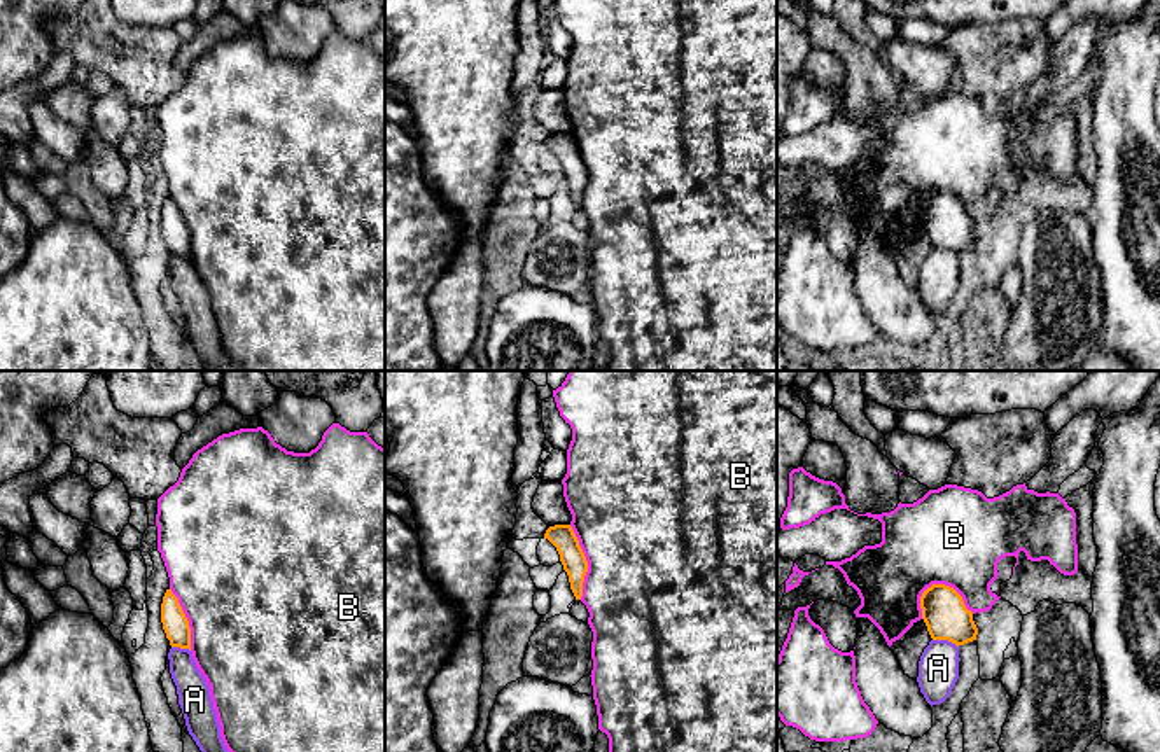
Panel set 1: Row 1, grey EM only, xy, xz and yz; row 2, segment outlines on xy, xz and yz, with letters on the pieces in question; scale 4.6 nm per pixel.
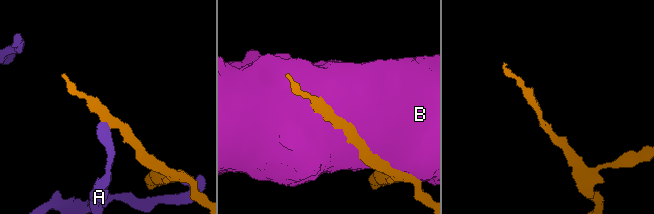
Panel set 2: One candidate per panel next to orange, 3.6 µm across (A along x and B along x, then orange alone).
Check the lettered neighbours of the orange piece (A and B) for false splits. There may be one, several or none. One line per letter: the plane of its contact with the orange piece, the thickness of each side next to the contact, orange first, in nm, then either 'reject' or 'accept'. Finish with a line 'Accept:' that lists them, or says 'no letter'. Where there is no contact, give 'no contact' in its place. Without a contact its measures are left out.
A: meets orange in yz; 200 nm thick on the orange side, 190 nm on the other; reject
B: meets orange in yz; 200 nm thick on the orange side, 460 nm on the other; reject
Accept: no letter

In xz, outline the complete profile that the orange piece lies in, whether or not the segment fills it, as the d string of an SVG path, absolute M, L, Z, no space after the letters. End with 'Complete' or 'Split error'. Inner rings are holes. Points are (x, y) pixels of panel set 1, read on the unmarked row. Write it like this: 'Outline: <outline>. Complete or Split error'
Outline: M570 133L549 135L544 142L544 147L548 147L556 156L563 178L569 184L570 198L576 208L581 208L583 191L588 180L588 170L572 135Z. Complete

